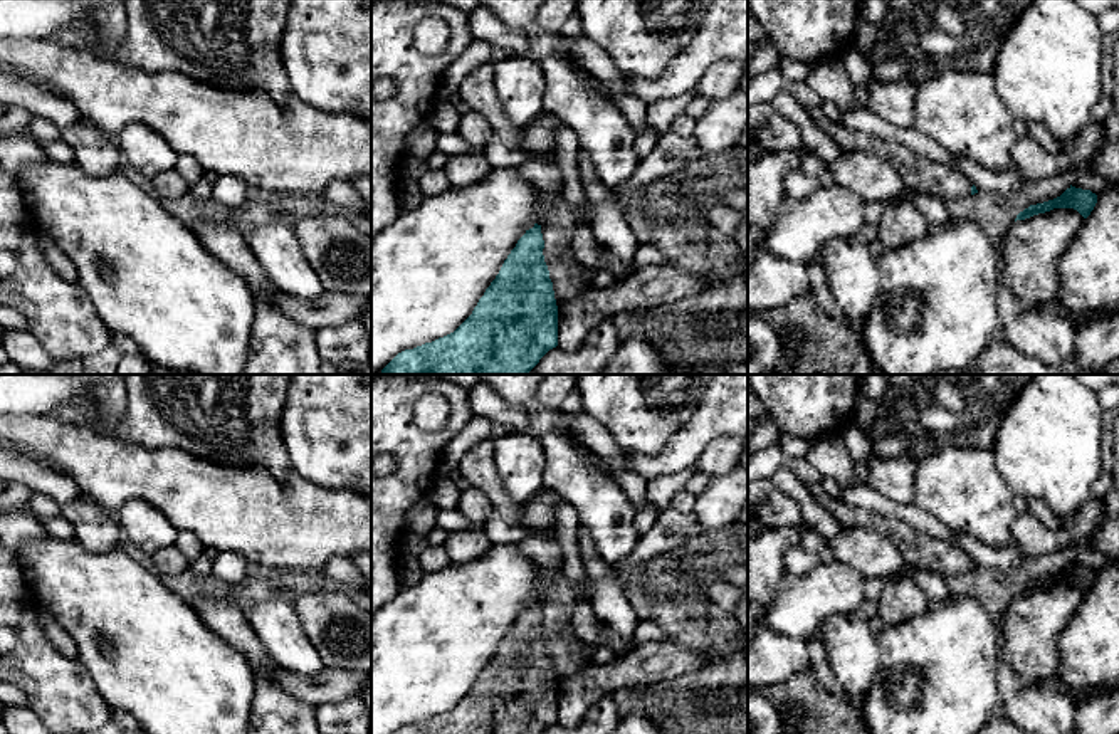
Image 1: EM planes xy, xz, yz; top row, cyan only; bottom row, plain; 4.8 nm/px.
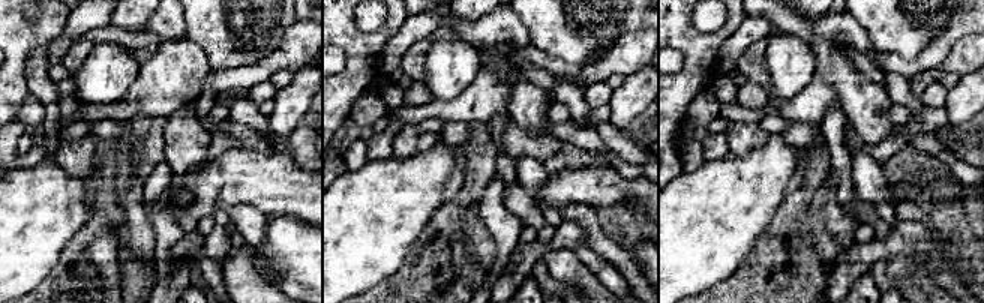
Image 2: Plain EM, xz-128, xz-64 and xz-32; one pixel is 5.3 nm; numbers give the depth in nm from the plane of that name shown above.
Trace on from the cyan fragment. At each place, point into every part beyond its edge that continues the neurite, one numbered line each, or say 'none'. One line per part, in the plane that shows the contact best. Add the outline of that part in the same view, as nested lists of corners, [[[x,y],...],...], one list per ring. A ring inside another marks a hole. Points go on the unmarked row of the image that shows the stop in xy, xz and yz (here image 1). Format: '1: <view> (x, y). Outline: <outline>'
1: yz (918, 550). Outline: [[[820,482],[808,484],[806,487],[813,499],[845,529],[864,527],[882,534],[897,548],[906,564],[929,569],[946,578],[971,571],[971,558],[958,546],[931,537],[897,519],[832,499],[825,494]]]

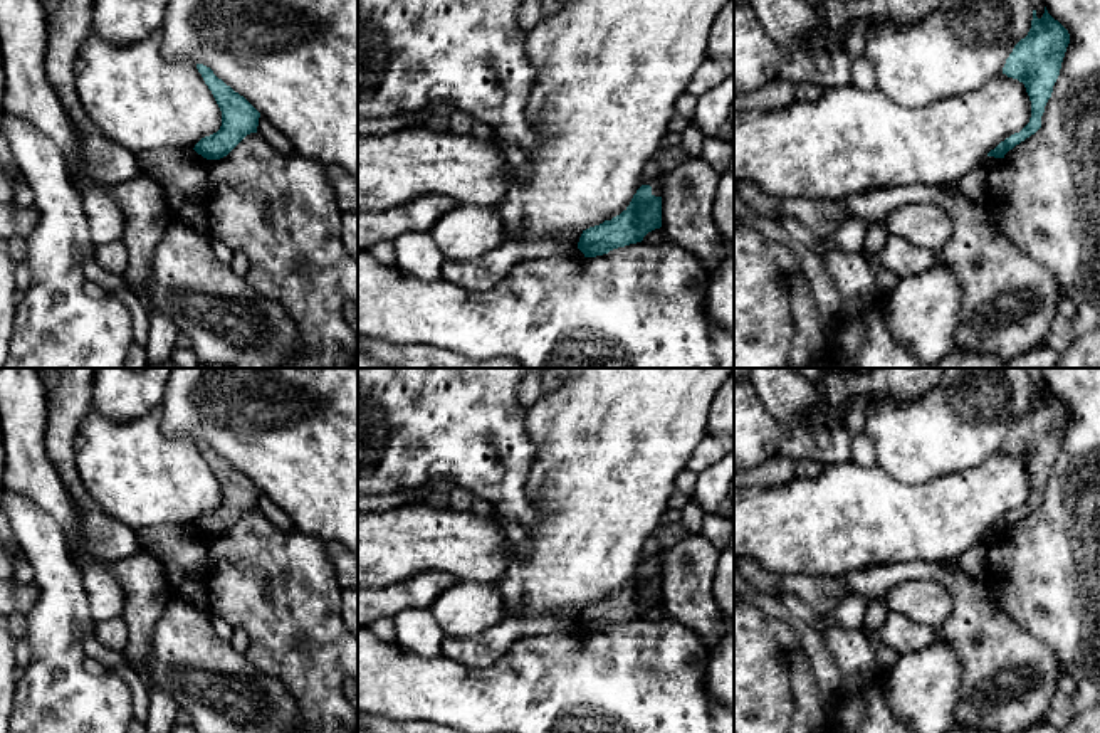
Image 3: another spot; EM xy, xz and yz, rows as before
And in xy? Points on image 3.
none

